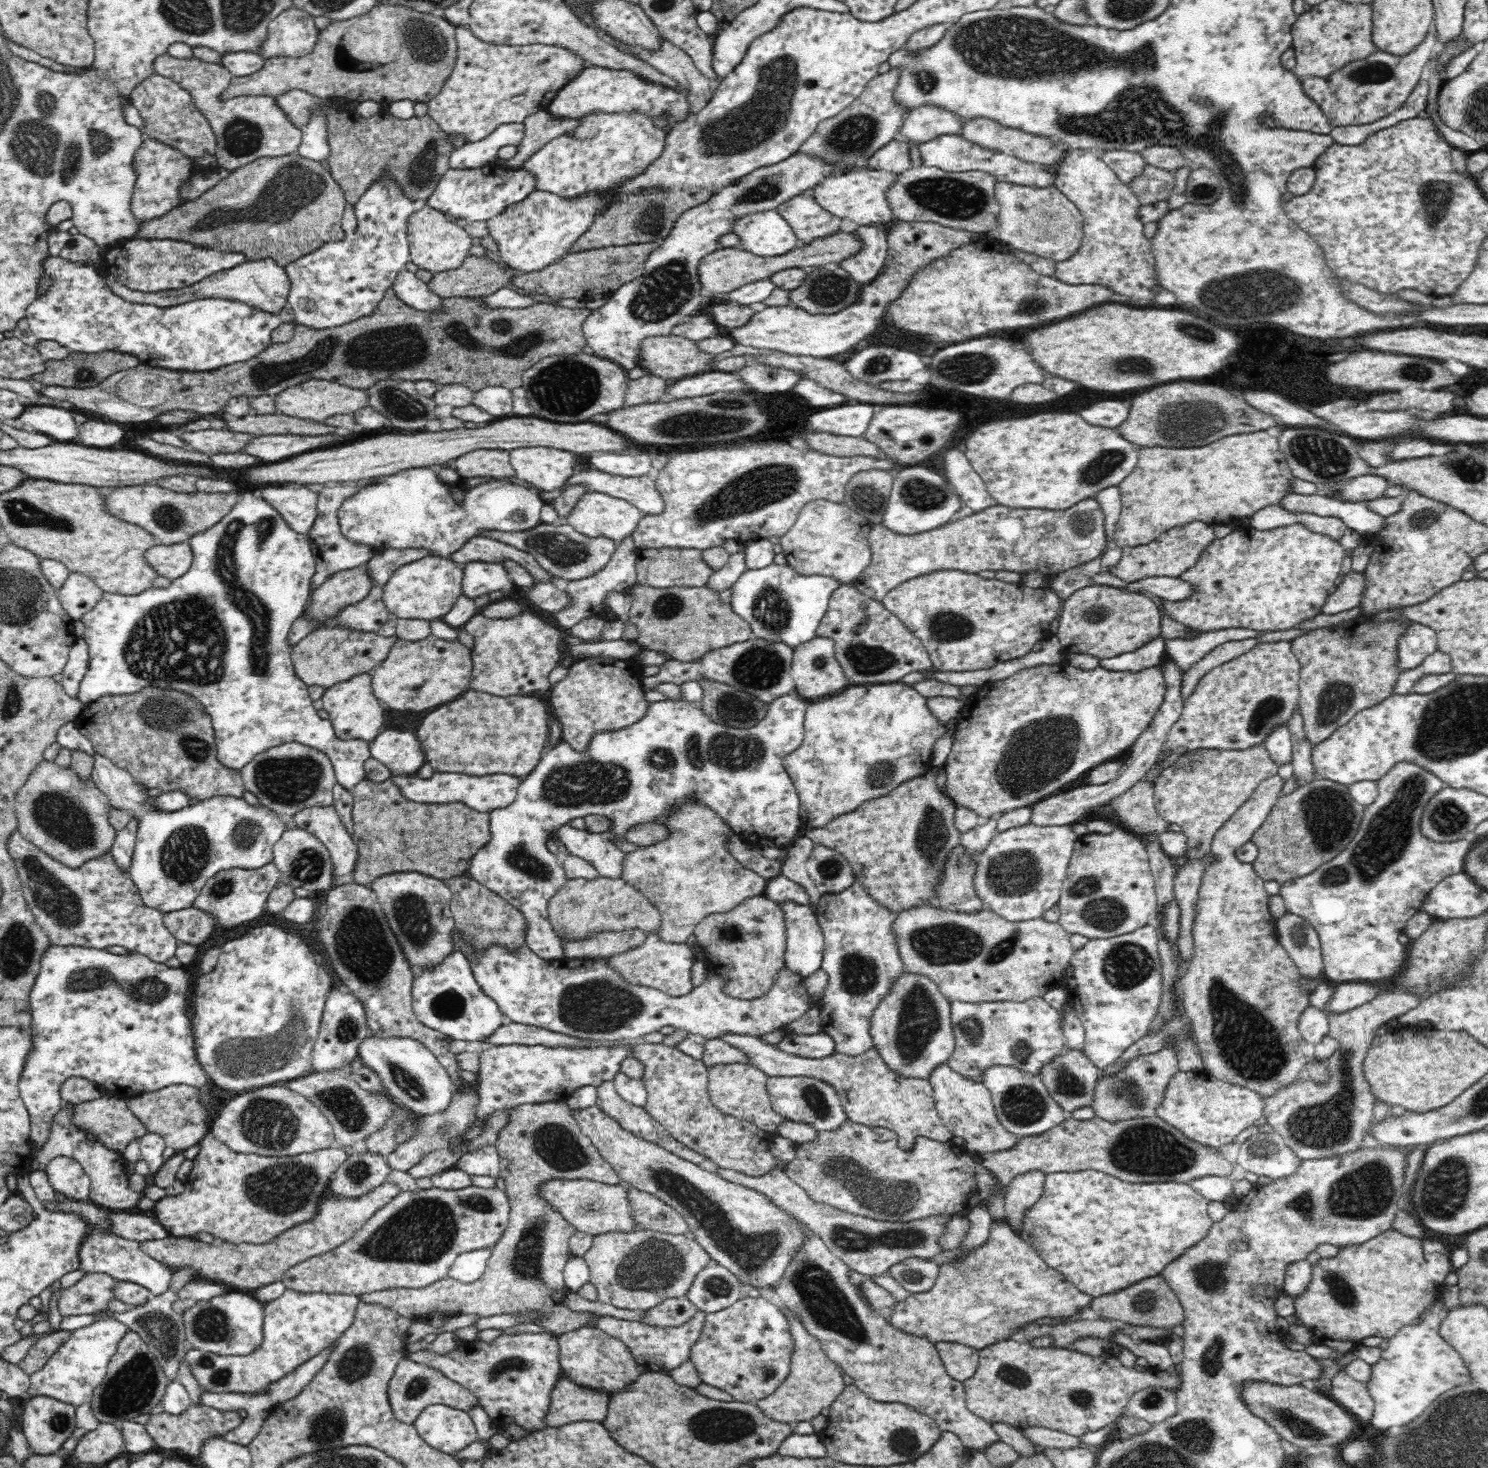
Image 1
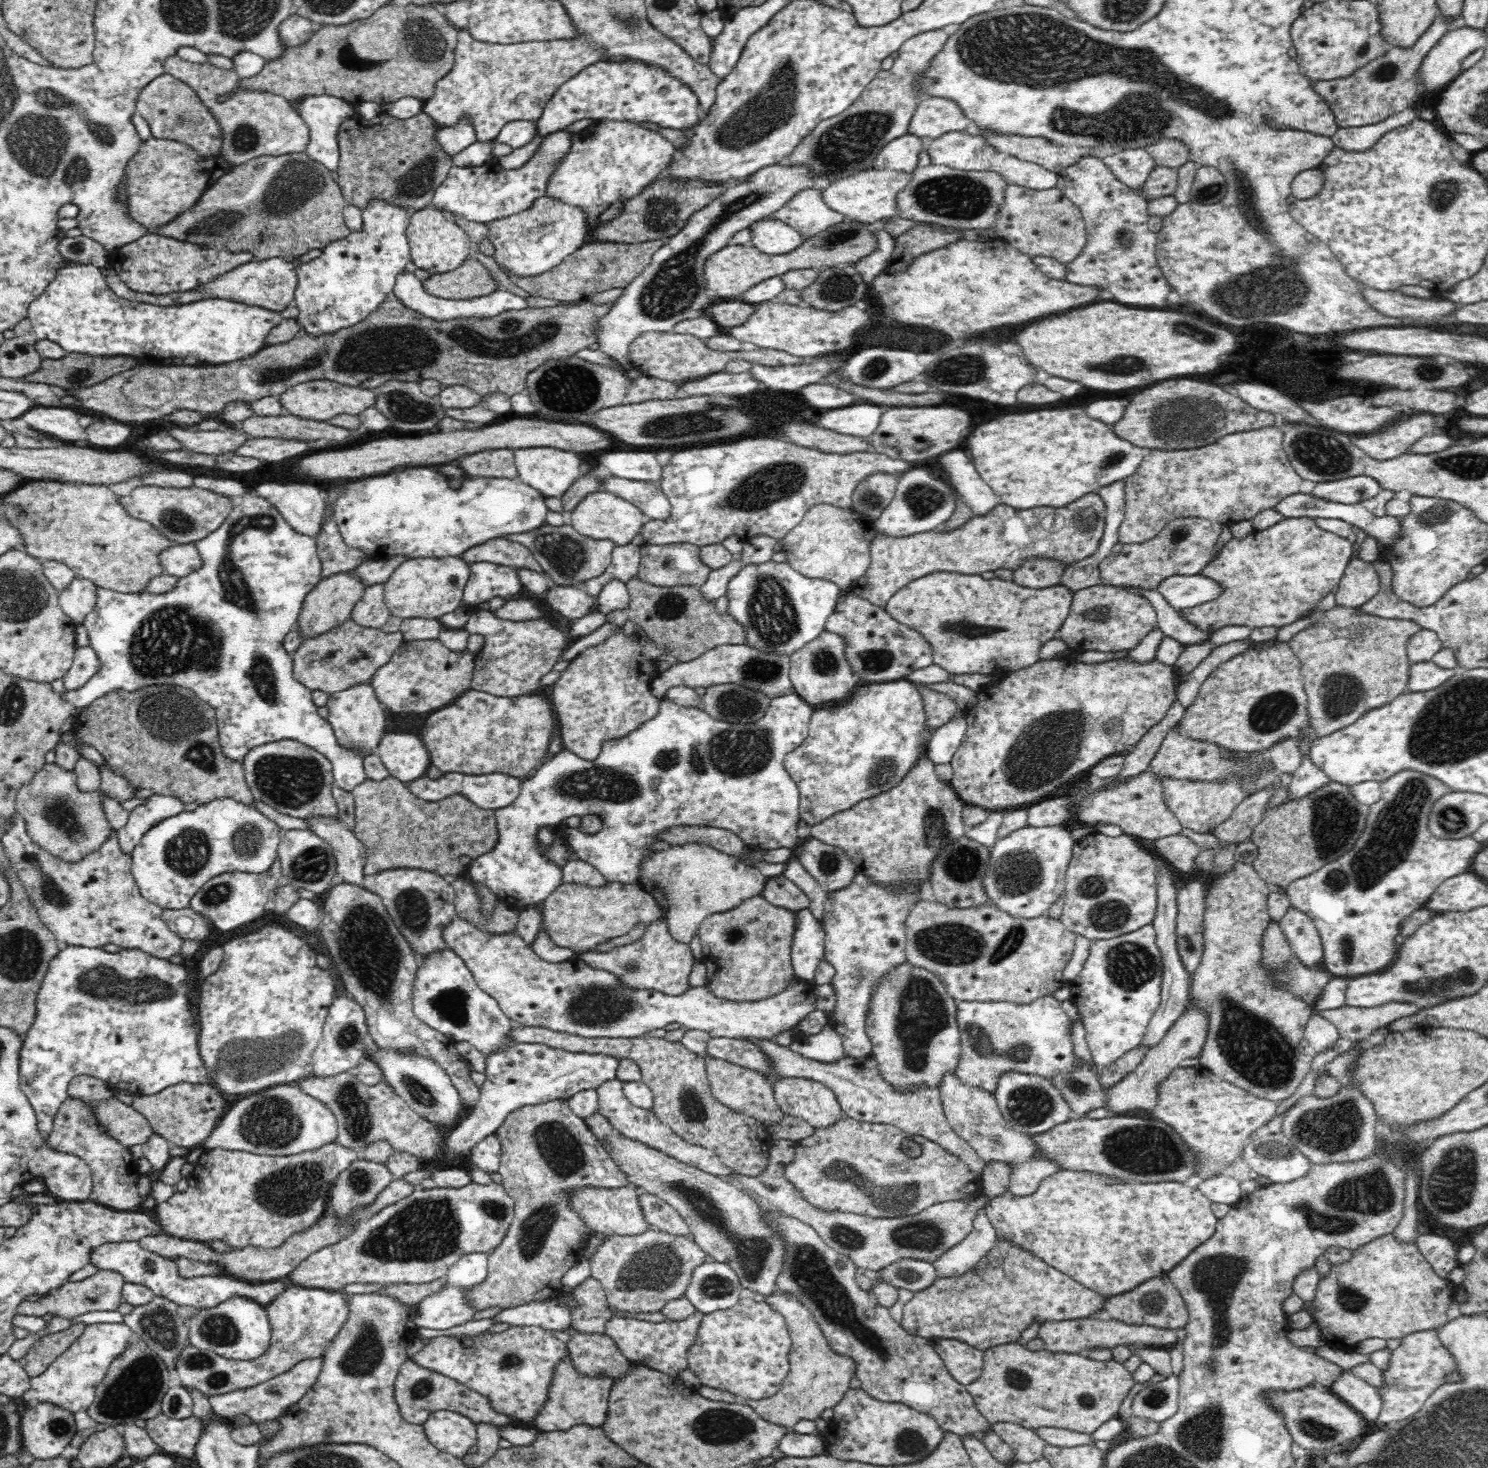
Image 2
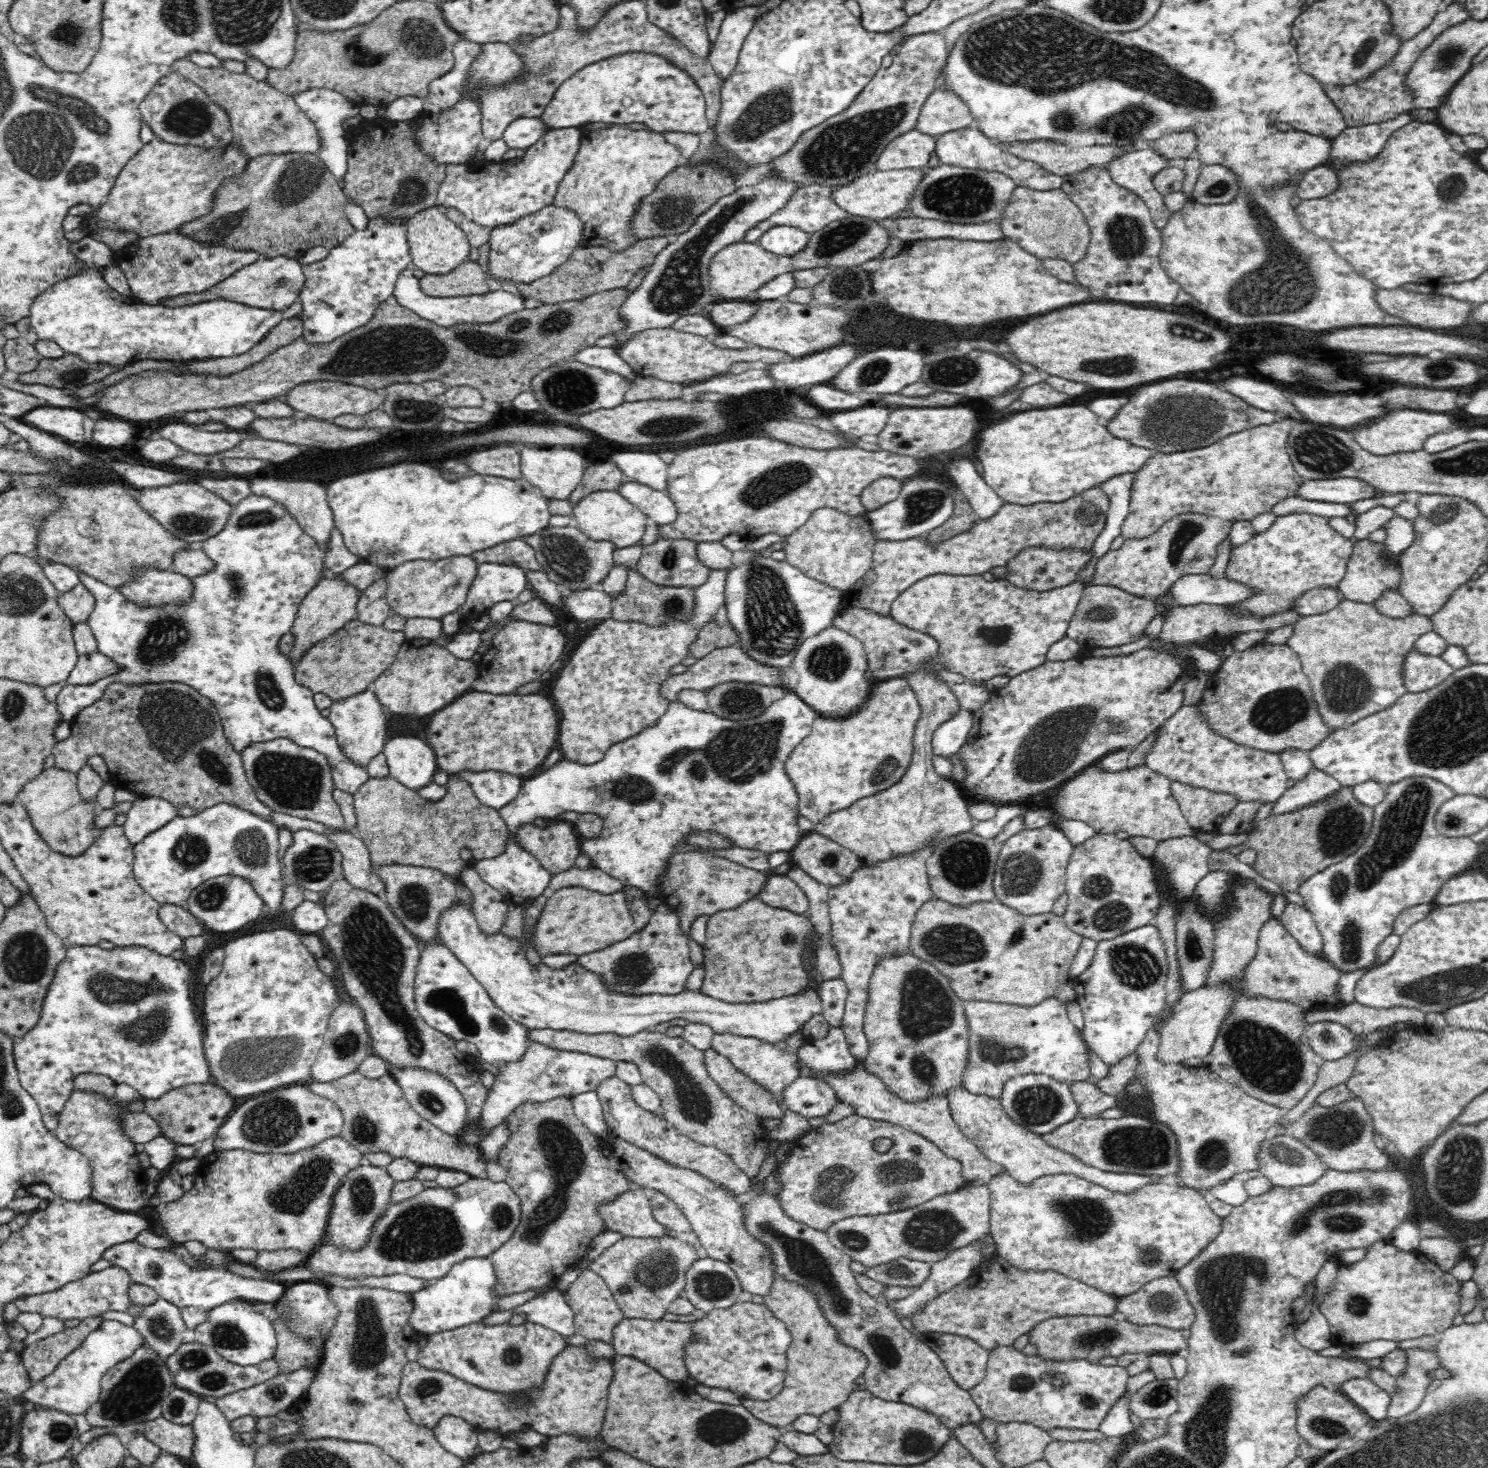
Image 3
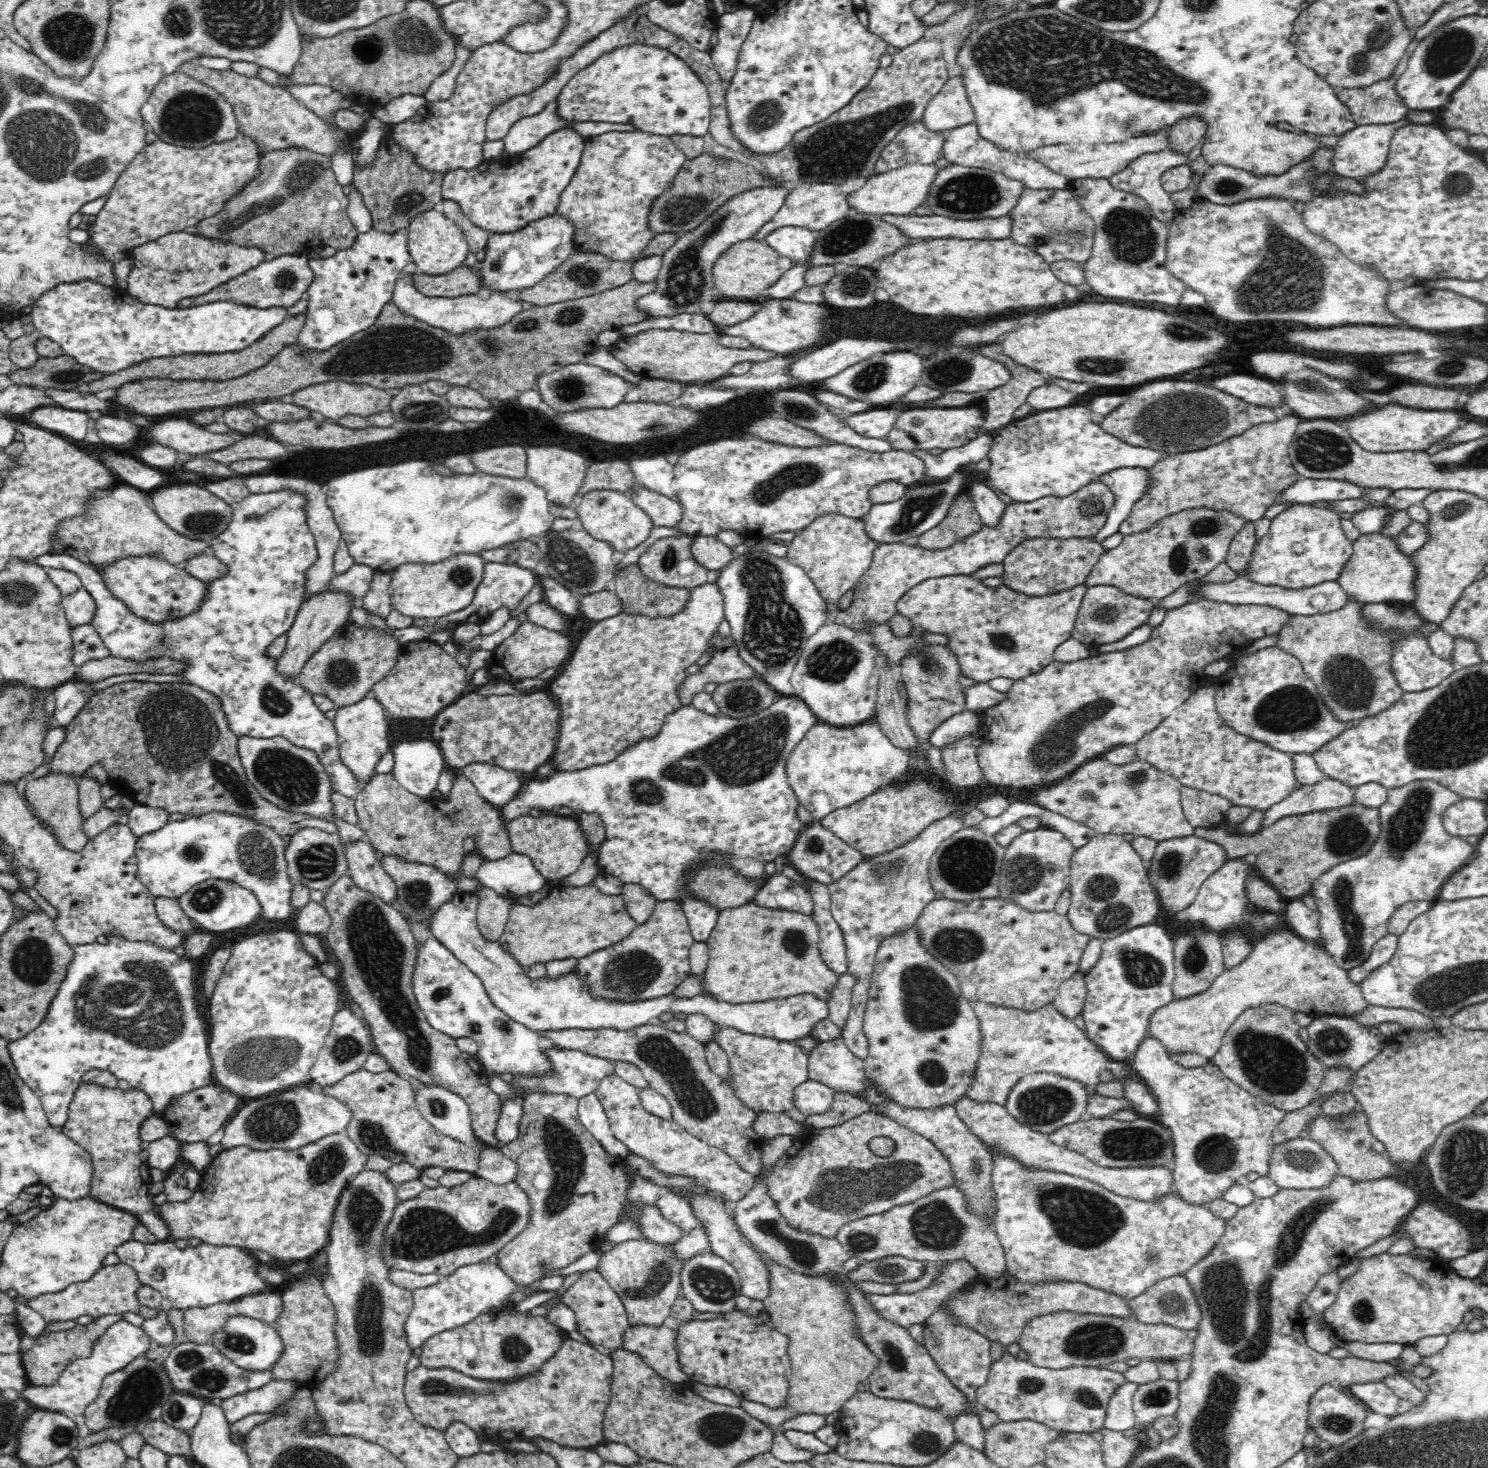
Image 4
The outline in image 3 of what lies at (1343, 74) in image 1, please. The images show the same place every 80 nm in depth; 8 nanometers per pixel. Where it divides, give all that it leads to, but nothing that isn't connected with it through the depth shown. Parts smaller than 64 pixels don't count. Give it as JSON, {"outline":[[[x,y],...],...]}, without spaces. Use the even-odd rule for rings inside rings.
{"outline":[[[1456,1],[1444,6],[1436,13],[1434,20],[1428,24],[1427,28],[1424,28],[1411,40],[1404,41],[1399,53],[1390,64],[1377,70],[1365,81],[1358,81],[1351,85],[1325,85],[1326,94],[1332,98],[1332,103],[1344,115],[1346,124],[1350,127],[1362,126],[1370,123],[1386,122],[1396,118],[1399,114],[1408,114],[1413,109],[1413,98],[1410,91],[1406,89],[1406,85],[1404,85],[1404,78],[1406,78],[1406,72],[1408,72],[1410,66],[1416,62],[1416,56],[1420,56],[1420,50],[1424,50],[1426,46],[1430,45],[1442,31],[1458,24],[1458,22],[1464,22],[1470,16],[1471,14],[1466,9],[1466,2]]]}

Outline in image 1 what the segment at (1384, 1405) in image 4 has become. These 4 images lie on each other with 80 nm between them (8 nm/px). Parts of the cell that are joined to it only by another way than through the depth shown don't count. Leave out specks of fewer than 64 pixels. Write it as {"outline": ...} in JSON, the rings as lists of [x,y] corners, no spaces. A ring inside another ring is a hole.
{"outline":[[[1343,1369],[1330,1380],[1330,1393],[1348,1413],[1358,1416],[1363,1421],[1374,1418],[1376,1404],[1370,1396],[1367,1383],[1354,1380]]]}

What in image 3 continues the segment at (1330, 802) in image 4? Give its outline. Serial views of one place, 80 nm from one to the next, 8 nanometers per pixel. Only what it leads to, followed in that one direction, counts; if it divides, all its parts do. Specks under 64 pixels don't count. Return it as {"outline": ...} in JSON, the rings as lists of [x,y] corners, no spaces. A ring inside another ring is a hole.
{"outline":[[[1316,768],[1302,780],[1296,781],[1272,806],[1270,815],[1294,812],[1337,795],[1344,787],[1333,776]]]}

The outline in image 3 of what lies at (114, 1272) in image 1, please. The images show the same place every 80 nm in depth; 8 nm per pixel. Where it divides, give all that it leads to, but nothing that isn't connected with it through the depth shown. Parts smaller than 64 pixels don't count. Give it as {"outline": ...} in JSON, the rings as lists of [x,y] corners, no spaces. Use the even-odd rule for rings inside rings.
{"outline":[[[136,1240],[111,1246],[103,1254],[104,1260],[110,1260],[114,1266],[127,1270],[134,1283],[153,1288],[160,1299],[179,1309],[188,1307],[213,1309],[236,1299],[277,1302],[285,1294],[281,1283],[252,1279],[230,1271],[229,1266],[239,1260],[234,1258],[228,1249],[216,1250],[206,1247],[204,1254],[190,1257],[192,1262],[186,1262],[174,1253],[172,1247],[152,1248]]]}

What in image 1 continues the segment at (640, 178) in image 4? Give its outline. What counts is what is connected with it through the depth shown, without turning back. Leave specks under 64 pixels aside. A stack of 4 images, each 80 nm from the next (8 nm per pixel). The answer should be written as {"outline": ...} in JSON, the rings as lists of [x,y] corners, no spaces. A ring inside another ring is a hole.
{"outline":[[[598,112],[598,114],[583,116],[580,122],[576,130],[554,138],[522,165],[524,170],[529,170],[536,175],[537,190],[567,199],[587,197],[590,193],[594,193],[596,197],[613,198],[618,188],[626,181],[631,181],[643,173],[663,153],[666,133],[656,128],[653,120],[646,115],[601,114]]]}

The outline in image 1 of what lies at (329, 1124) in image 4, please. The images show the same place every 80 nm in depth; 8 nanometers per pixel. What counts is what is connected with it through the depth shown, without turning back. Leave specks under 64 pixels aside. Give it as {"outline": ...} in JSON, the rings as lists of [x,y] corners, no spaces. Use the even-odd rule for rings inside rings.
{"outline":[[[272,1084],[221,1102],[210,1126],[212,1137],[234,1152],[284,1157],[314,1152],[332,1146],[335,1132],[319,1106],[290,1090],[284,1084]]]}

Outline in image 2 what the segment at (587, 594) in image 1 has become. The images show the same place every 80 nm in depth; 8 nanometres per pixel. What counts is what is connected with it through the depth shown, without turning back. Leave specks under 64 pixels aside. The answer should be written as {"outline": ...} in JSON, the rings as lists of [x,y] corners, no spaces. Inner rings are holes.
{"outline":[[[641,535],[635,536],[626,546],[615,546],[609,567],[598,578],[584,582],[581,589],[588,595],[598,595],[602,588],[613,579],[628,583],[637,576],[641,559],[641,548],[644,546]]]}

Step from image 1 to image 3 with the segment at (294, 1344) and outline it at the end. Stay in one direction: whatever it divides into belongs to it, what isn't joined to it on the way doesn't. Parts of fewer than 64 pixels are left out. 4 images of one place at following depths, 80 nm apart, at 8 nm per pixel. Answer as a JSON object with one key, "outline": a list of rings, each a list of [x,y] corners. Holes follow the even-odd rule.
{"outline":[[[296,1282],[285,1291],[293,1311],[289,1318],[293,1320],[293,1330],[312,1338],[318,1334],[330,1334],[336,1318],[336,1305],[328,1298],[326,1287],[320,1282]],[[198,1341],[182,1343],[174,1354],[170,1354],[164,1360],[168,1370],[172,1373],[172,1377],[174,1377],[176,1387],[212,1400],[252,1388],[278,1375],[278,1363],[274,1358],[261,1362],[259,1365],[240,1366],[226,1360],[211,1346],[206,1346]]]}

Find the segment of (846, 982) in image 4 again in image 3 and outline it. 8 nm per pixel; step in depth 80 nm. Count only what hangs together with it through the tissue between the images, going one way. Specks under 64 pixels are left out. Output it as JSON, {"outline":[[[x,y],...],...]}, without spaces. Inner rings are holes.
{"outline":[[[842,978],[826,980],[819,985],[819,998],[822,1002],[822,1015],[832,1027],[841,1027],[846,1000],[848,1000],[848,986]]]}

